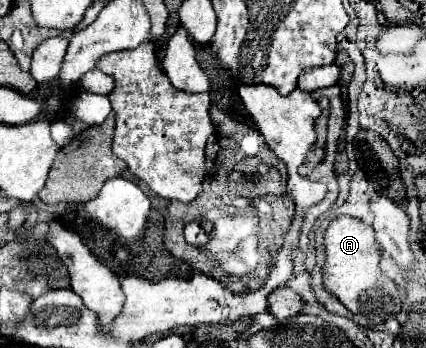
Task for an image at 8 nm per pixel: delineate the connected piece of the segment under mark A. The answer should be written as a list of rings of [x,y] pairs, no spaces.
[[[340,215],[326,229],[326,265],[324,265],[324,285],[330,289],[352,313],[360,313],[370,319],[372,325],[384,323],[400,313],[402,293],[398,285],[382,273],[378,267],[380,249],[372,225],[364,221]]]

